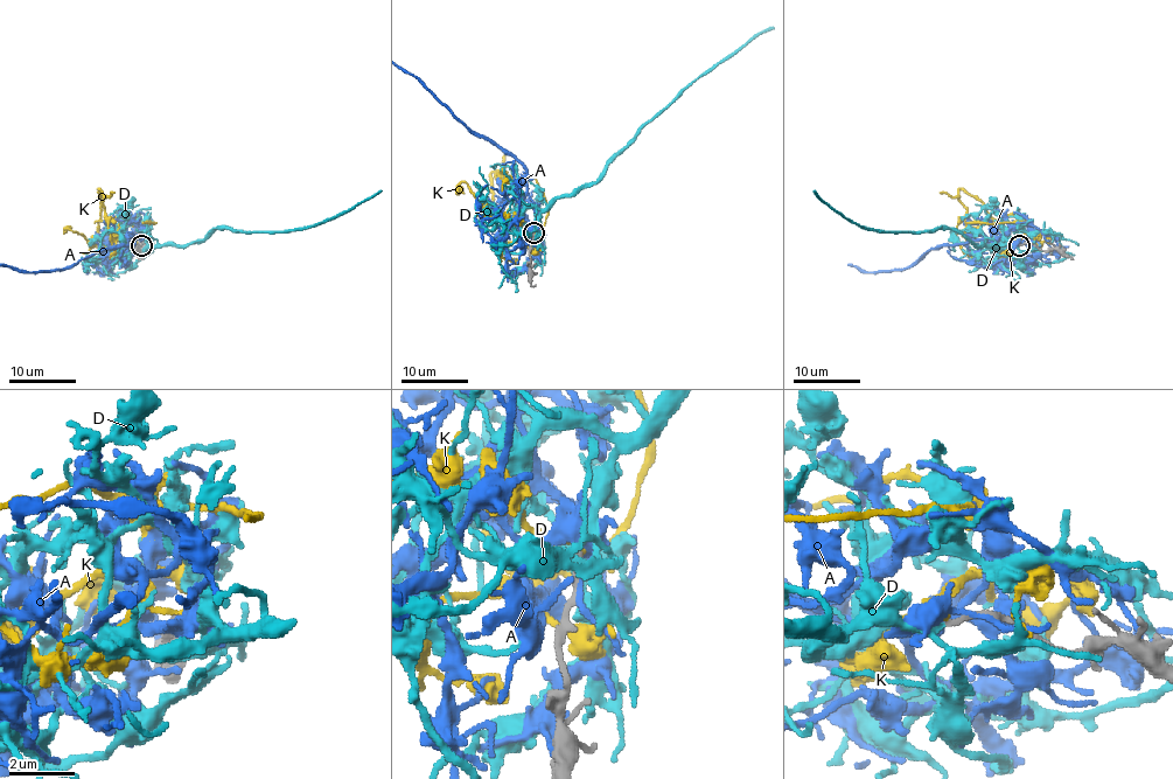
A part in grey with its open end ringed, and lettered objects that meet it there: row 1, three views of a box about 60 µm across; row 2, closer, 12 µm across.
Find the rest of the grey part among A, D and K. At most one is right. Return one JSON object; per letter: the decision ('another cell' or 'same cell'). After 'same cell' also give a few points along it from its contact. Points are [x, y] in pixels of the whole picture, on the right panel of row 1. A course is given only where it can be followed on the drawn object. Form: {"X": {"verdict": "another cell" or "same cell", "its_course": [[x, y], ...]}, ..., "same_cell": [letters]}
{"A": {"verdict": "another cell"}, "D": {"verdict": "same cell", "its_course": [[1020, 245], [983, 245], [971, 242], [954, 229], [868, 230], [838, 214], [815, 190]]}, "K": {"verdict": "another cell"}, "same_cell": ["D"]}

